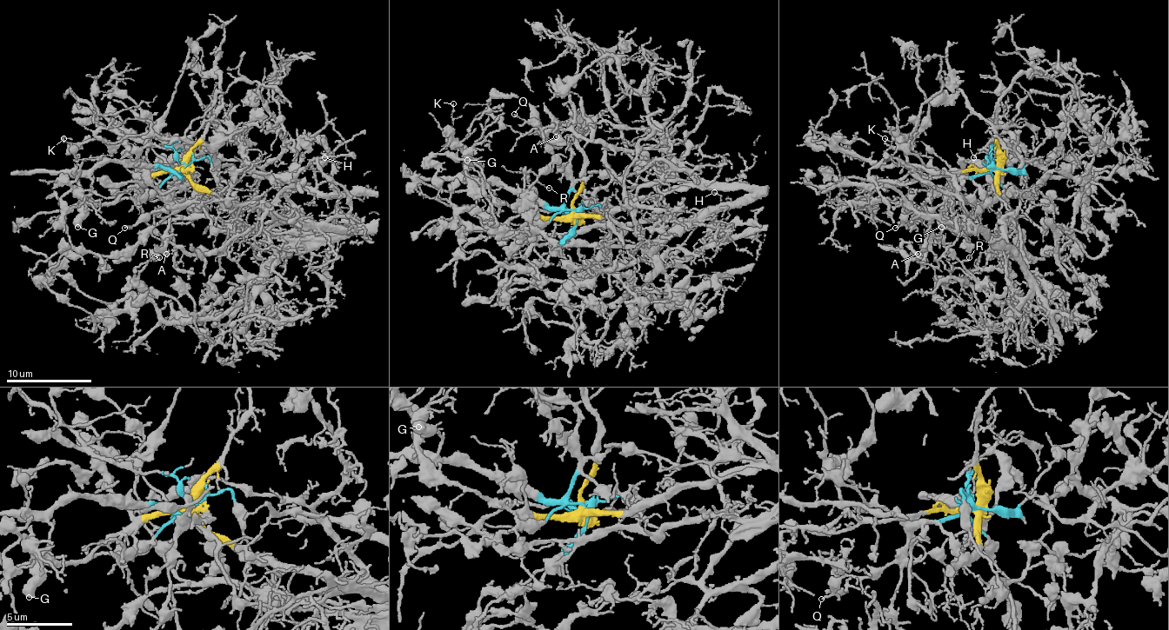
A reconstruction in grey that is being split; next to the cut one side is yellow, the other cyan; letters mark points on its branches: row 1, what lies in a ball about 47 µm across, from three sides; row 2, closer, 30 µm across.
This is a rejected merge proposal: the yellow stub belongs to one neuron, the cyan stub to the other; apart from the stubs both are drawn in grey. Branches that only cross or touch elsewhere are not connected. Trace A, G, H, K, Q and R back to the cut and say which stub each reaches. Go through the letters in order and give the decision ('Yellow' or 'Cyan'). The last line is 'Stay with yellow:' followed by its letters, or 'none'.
A: Yellow
G: Cyan
H: Yellow
K: Cyan
Q: Cyan
R: Cyan
Stay with yellow: A, H

